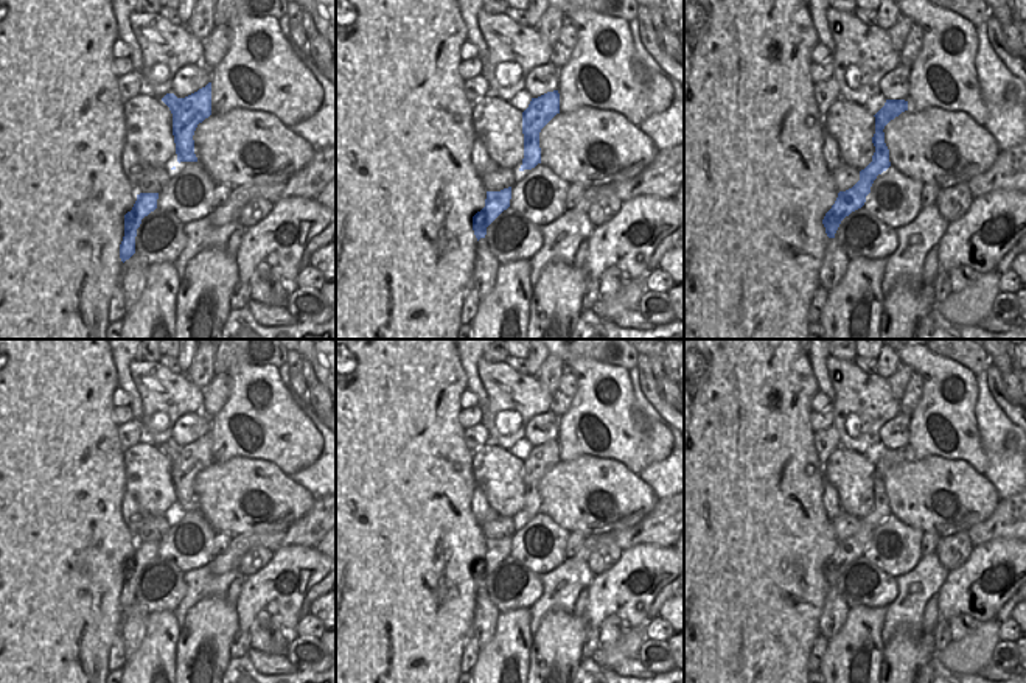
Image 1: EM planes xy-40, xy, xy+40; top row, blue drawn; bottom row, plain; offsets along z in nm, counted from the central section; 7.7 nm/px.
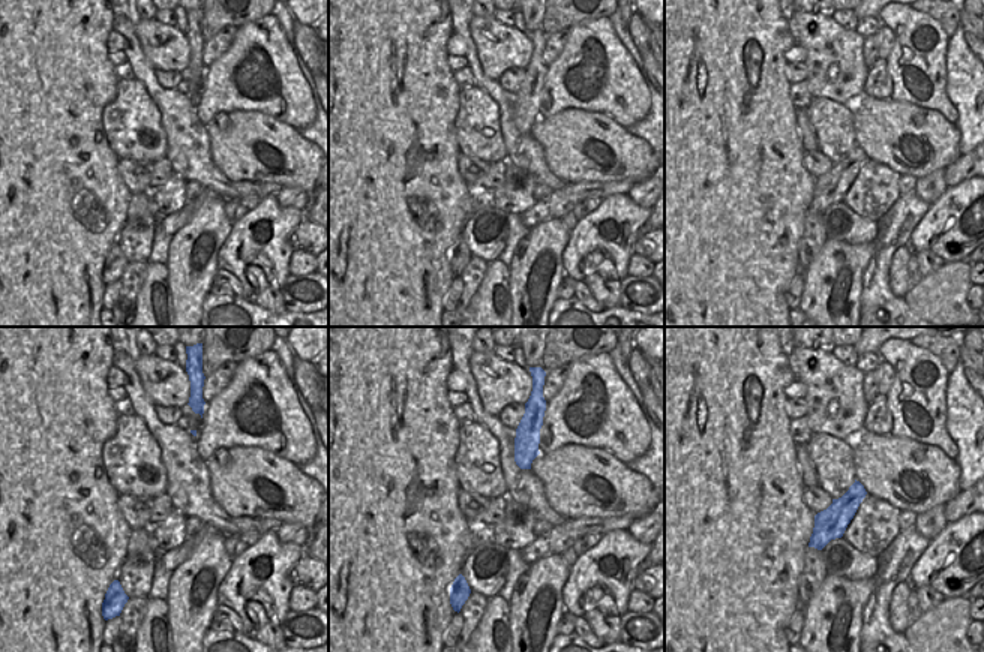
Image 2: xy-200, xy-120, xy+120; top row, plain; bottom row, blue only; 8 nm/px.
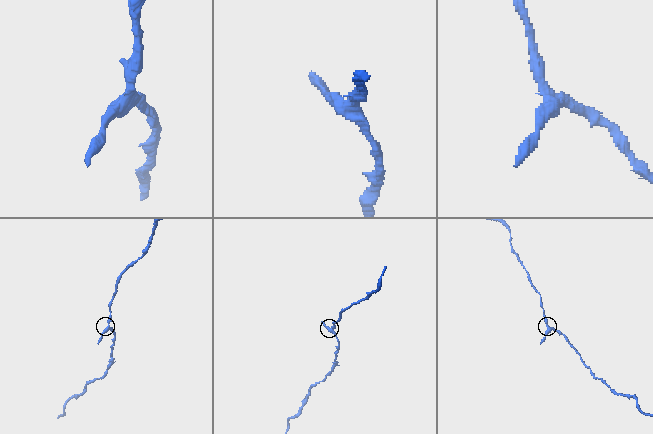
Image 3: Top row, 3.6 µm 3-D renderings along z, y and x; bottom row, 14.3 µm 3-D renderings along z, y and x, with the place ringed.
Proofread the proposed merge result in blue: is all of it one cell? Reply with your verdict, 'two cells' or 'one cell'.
one cell

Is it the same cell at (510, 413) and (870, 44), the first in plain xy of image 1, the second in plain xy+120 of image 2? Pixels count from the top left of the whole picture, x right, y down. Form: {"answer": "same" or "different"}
{"answer": "different"}

